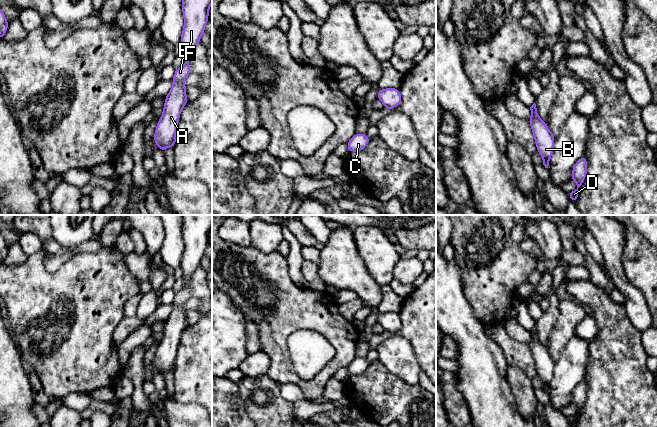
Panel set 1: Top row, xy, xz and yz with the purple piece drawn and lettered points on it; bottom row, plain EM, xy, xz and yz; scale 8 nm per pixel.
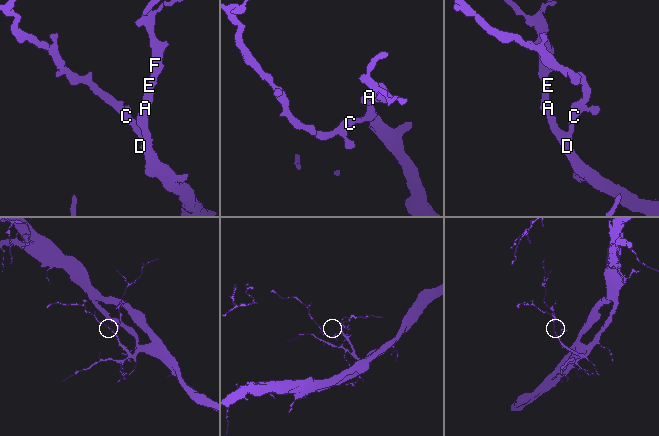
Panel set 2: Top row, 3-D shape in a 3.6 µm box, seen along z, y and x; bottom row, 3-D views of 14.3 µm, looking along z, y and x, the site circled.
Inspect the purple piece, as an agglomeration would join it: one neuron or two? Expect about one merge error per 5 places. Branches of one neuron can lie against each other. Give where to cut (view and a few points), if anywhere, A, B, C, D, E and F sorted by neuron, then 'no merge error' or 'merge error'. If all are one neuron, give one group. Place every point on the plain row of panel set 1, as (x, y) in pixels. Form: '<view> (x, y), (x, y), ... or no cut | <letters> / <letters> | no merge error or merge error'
no cut | A B C D E F | no merge error

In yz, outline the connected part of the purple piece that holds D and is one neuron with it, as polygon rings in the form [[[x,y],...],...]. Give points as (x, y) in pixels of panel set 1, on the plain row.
[[[583,379],[573,390],[571,397],[571,404],[574,404],[577,407],[577,412],[572,416],[568,417],[568,421],[570,424],[575,427],[578,424],[579,413],[582,411],[583,405],[587,399],[587,382]]]

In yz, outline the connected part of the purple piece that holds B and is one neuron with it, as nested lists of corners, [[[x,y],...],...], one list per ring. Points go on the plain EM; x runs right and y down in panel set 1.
[[[535,327],[530,331],[530,334],[531,341],[528,345],[533,355],[536,372],[543,383],[543,389],[548,392],[553,378],[555,358],[548,353],[547,347],[539,341]]]

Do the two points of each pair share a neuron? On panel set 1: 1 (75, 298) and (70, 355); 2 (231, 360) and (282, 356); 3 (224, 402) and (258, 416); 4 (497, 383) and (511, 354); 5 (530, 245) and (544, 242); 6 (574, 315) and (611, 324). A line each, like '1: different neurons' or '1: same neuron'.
1: same neuron
2: different neurons
3: different neurons
4: different neurons
5: different neurons
6: different neurons

